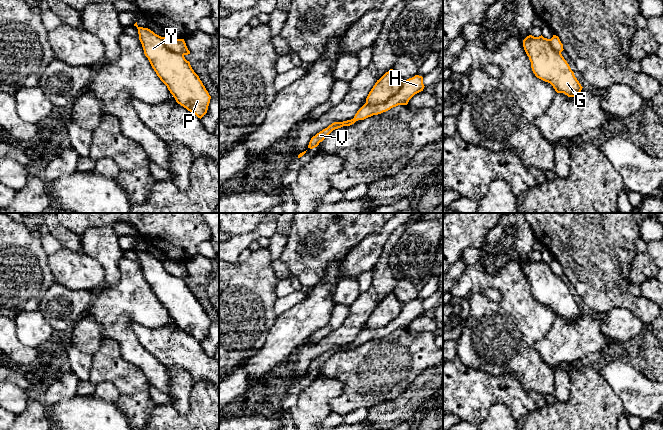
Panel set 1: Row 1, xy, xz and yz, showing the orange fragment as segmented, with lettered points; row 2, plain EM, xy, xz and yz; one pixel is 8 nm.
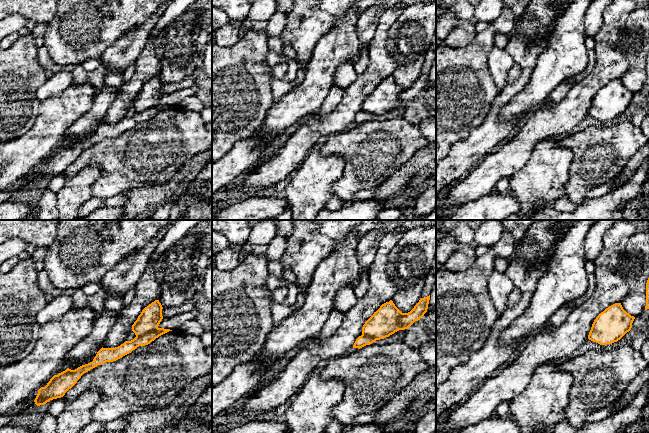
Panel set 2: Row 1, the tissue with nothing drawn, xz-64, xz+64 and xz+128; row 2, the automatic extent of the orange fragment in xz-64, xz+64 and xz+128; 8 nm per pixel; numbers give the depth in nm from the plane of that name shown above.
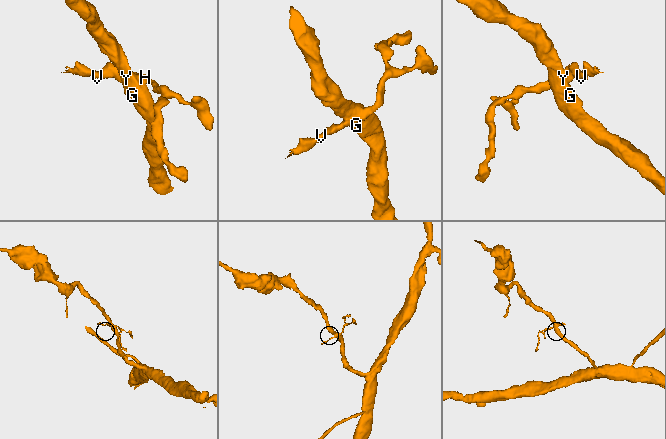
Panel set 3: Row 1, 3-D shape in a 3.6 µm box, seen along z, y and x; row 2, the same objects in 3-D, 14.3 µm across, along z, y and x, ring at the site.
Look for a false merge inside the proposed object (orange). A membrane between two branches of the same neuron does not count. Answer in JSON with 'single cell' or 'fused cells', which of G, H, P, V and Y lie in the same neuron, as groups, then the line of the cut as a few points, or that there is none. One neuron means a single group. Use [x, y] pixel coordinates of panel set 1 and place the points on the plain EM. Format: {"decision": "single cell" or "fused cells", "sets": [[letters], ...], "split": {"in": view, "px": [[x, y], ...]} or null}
{"decision": "fused cells", "sets": [["G", "P", "Y"], ["H", "V"]], "split": {"in": "xz", "px": [[403, 304], [400, 313], [386, 325], [377, 328], [365, 327]]}}

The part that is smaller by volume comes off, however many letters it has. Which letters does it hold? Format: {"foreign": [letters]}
{"foreign": ["H", "V"]}

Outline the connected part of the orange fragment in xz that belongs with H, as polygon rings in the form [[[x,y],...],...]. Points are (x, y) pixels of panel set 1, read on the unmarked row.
[[[415,299],[412,302],[403,304],[400,315],[391,321],[387,326],[378,329],[364,328],[355,338],[351,344],[343,346],[334,346],[327,352],[323,353],[315,360],[313,360],[309,366],[308,372],[313,373],[319,369],[333,354],[341,352],[343,350],[350,350],[358,344],[364,344],[373,339],[378,339],[390,334],[398,329],[407,329],[409,324],[417,317],[424,313],[423,301]]]

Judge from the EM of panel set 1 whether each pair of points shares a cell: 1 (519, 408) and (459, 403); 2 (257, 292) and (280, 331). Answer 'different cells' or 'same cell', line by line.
1: same cell
2: different cells

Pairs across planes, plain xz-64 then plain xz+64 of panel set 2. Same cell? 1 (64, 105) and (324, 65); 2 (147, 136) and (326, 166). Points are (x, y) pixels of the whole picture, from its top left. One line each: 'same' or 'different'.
1: same
2: different

